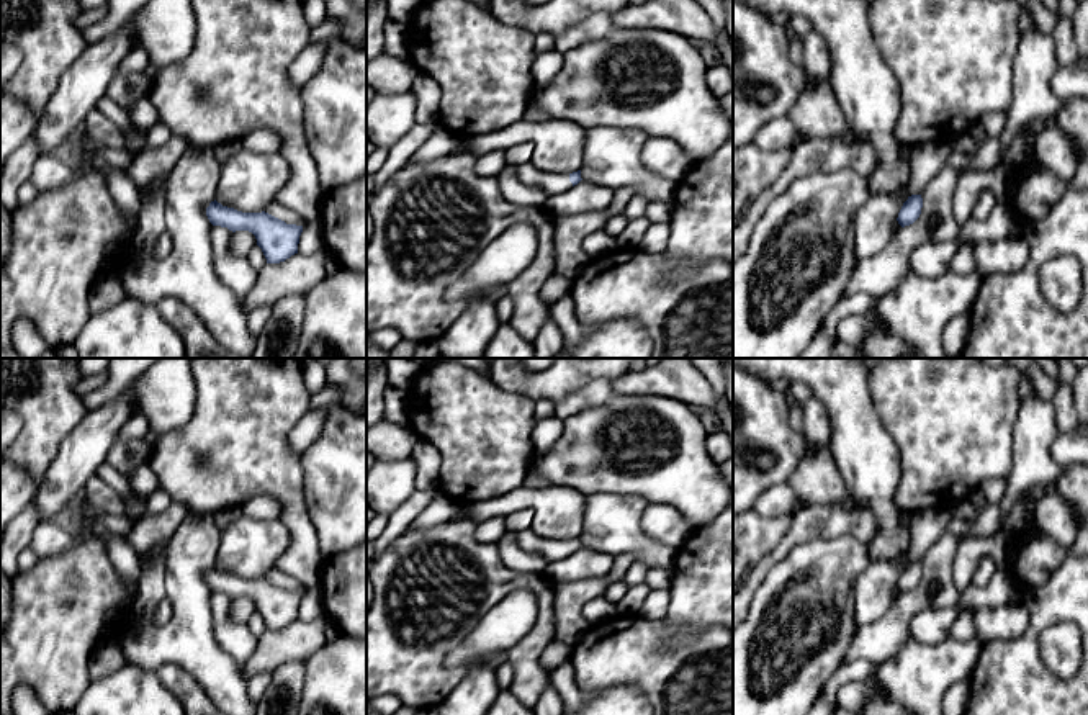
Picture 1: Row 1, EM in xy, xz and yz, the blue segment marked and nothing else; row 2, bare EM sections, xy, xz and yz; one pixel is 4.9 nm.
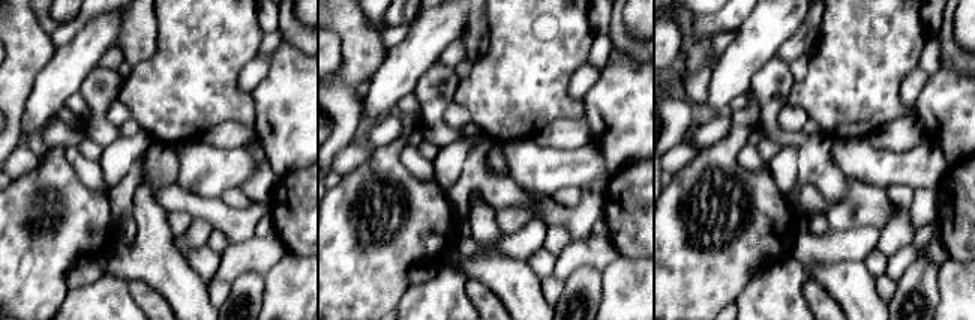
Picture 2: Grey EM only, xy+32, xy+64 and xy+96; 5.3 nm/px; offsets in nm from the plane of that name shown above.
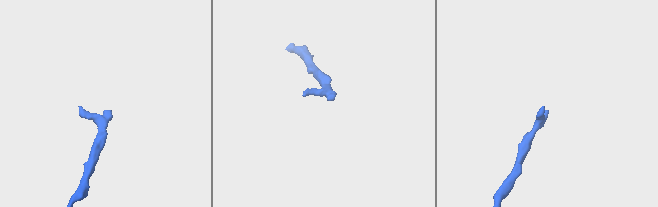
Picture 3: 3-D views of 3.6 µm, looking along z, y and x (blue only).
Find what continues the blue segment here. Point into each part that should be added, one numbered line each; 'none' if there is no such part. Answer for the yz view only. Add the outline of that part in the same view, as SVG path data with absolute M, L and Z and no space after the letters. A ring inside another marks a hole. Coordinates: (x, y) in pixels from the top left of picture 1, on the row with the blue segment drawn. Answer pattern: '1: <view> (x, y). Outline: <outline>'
none

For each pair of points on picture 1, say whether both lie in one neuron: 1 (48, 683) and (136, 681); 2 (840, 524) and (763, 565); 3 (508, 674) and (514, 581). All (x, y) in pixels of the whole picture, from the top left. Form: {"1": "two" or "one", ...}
{"1": "two", "2": "one", "3": "two"}

